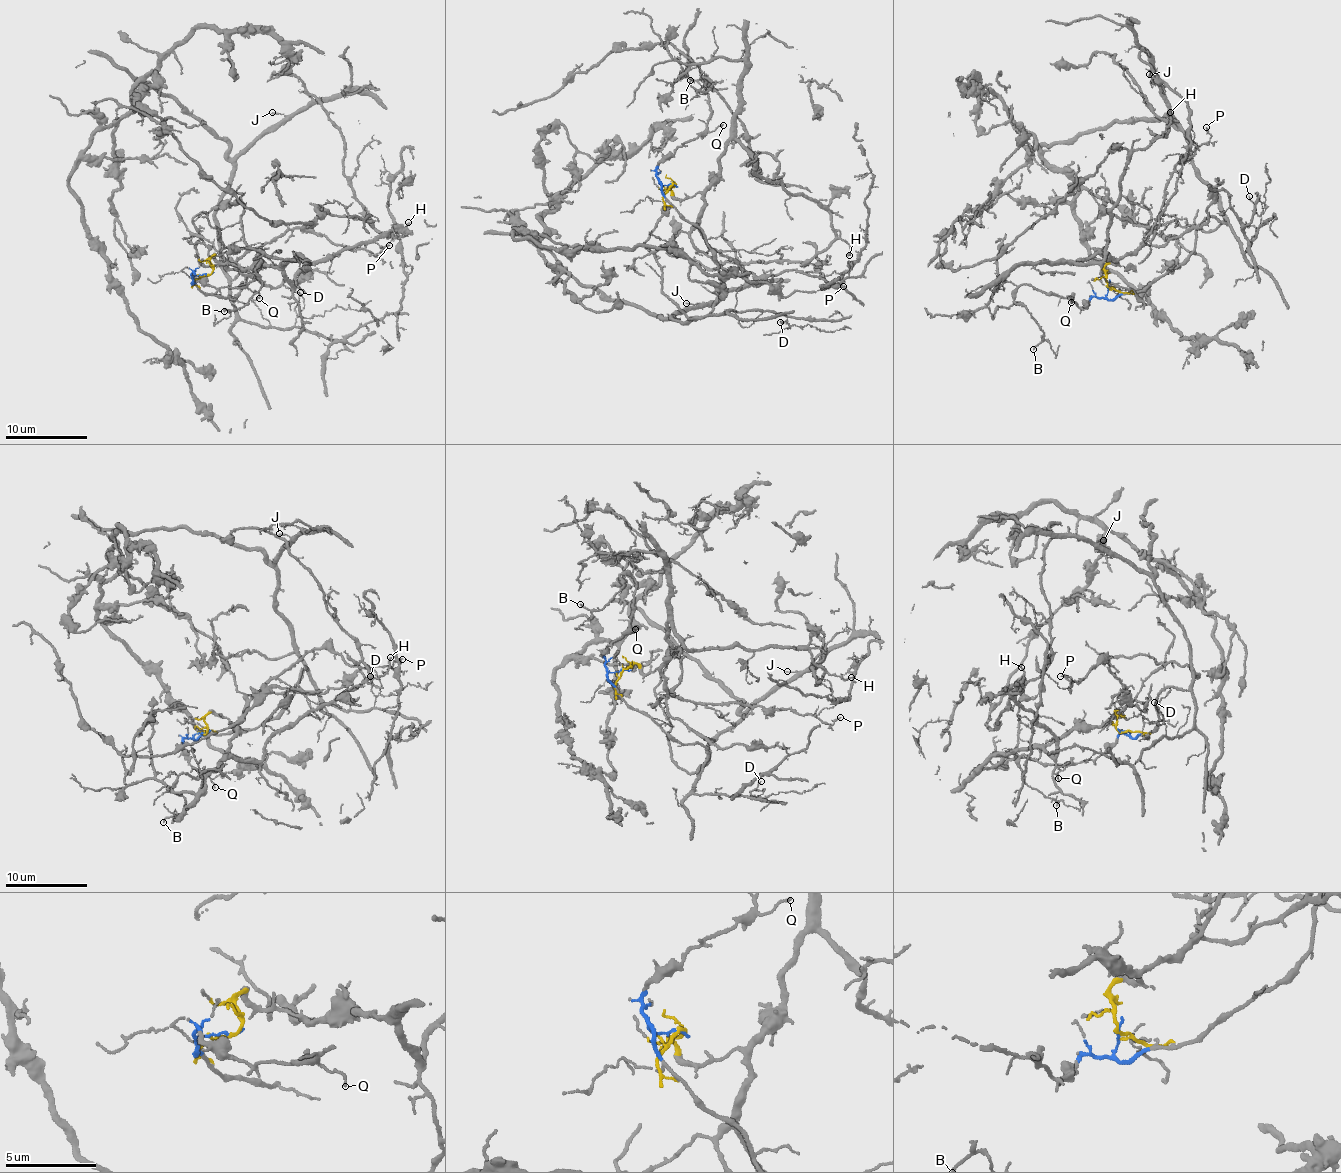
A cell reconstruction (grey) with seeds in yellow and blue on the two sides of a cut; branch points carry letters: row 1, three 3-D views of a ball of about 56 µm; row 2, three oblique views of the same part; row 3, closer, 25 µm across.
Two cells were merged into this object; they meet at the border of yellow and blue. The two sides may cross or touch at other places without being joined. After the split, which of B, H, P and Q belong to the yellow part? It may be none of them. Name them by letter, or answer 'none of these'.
H, P

